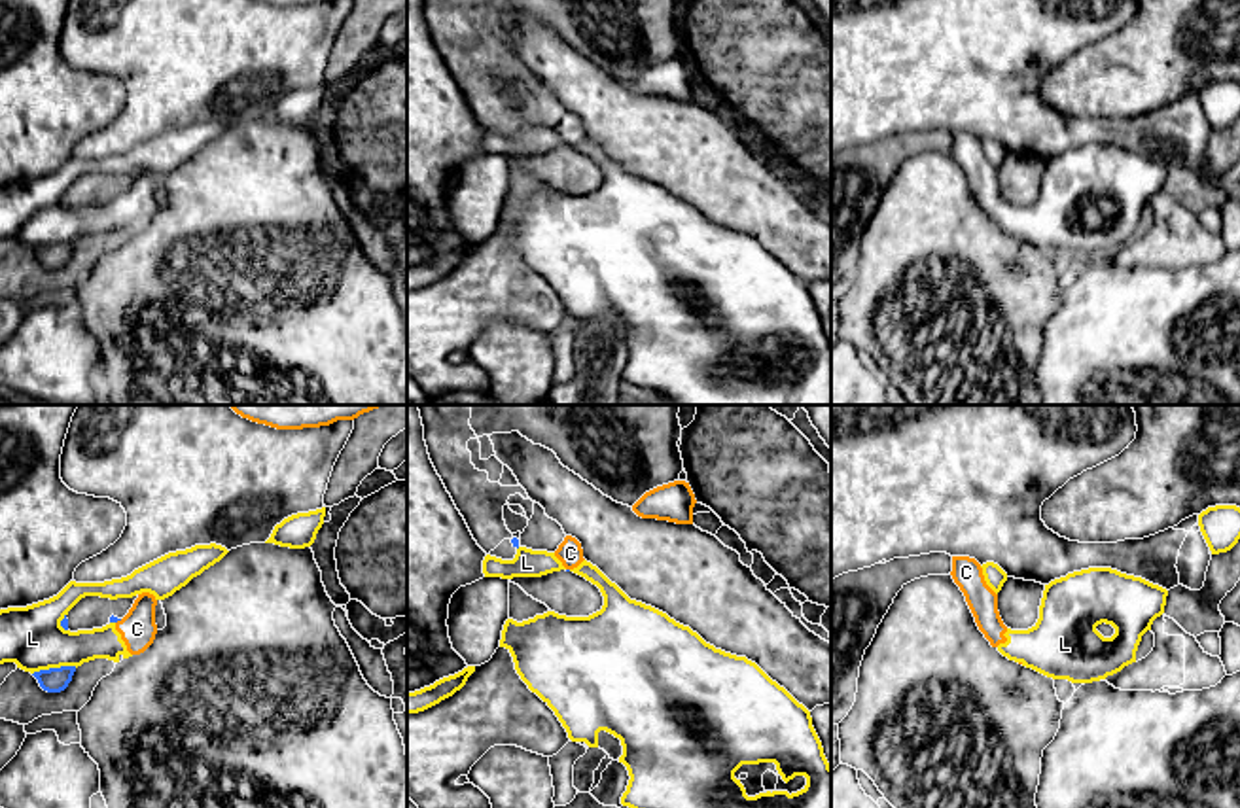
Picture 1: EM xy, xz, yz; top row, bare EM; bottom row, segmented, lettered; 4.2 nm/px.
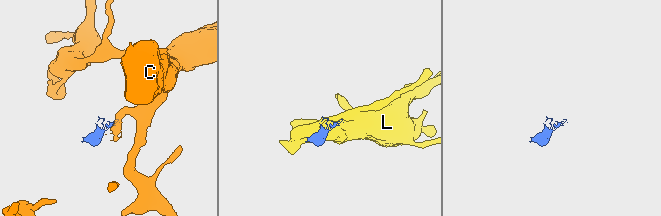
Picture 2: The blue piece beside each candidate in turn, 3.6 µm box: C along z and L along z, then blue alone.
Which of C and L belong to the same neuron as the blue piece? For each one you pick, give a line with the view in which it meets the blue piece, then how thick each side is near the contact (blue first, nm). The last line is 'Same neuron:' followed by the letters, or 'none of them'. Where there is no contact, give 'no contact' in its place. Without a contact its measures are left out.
Same neuron: none of them

